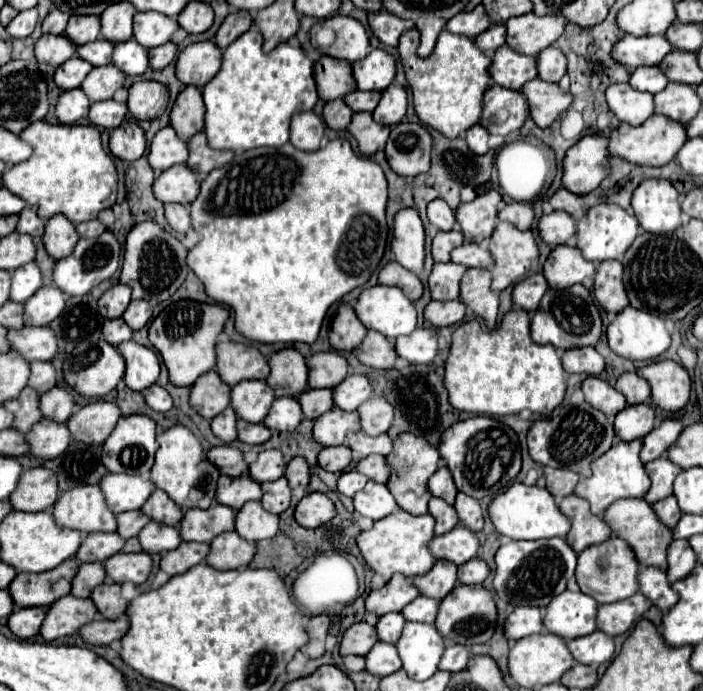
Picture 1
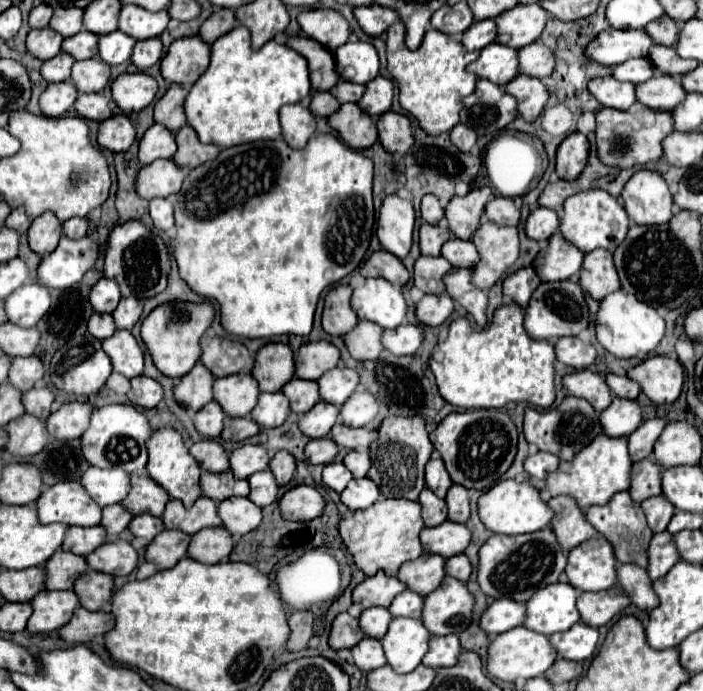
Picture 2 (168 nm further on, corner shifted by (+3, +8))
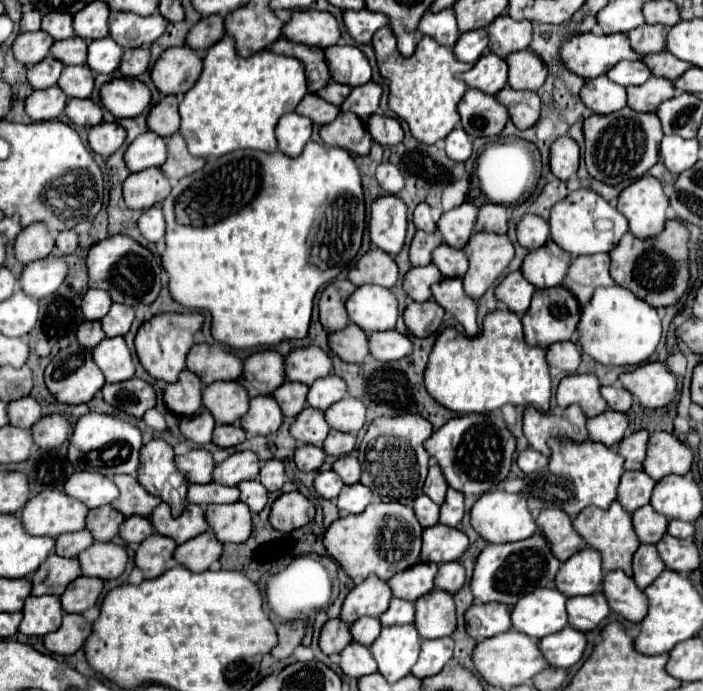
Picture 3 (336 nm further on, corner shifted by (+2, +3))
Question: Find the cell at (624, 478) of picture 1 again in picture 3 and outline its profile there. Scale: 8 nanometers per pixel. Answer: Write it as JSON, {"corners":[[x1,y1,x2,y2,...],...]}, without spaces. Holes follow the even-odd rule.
{"corners":[[566,436,550,438,548,446,552,450,548,470,536,472,524,478,526,486,522,494,528,498,528,508,536,516,542,508,562,508,570,518,578,516,578,512,590,504,598,508,608,508,616,500,616,488,620,484,620,476,624,472,622,456,614,448,606,448,602,444,584,440,576,442]]}

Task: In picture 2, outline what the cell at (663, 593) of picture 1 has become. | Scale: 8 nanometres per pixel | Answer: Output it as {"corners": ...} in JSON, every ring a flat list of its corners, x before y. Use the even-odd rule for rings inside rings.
{"corners":[[635,563,617,565,617,577,623,591,629,593,629,597,633,599,633,605,637,605,643,611,651,611,653,607,657,607,659,597,653,589,653,581,649,579,647,569]]}

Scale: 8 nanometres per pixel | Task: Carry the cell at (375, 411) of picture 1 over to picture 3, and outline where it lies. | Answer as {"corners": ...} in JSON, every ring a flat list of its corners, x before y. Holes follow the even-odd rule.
{"corners":[[346,396,346,398,334,402,330,408,326,408,324,416,326,416,326,422,330,424,330,428,348,432,348,434,358,434,358,430,364,426,366,406,358,398]]}

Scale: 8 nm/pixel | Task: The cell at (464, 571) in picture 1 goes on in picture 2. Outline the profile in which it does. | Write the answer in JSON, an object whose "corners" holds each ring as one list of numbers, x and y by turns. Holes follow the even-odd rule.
{"corners":[[457,555,457,557,451,557,447,559,447,567,445,567,445,573,449,577,455,577,459,581,467,581,469,575,473,571,473,565,471,561,467,559,467,555]]}

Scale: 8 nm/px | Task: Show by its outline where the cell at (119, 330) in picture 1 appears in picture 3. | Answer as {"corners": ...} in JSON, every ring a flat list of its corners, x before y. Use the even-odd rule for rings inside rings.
{"corners":[[82,322,76,330,76,340,80,346,84,348,94,348,96,344,100,344,104,340,104,332,100,322]]}

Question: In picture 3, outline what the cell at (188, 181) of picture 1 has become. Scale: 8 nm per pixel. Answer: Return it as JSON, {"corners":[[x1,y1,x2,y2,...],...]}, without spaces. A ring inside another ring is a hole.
{"corners":[[146,168,138,174,130,174,124,184,126,206,134,210,148,210,162,202,170,194,170,182,162,176,160,168]]}

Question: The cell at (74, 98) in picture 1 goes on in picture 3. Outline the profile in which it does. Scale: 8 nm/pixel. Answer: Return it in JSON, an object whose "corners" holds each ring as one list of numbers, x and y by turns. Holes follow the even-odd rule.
{"corners":[[50,86,46,90,34,90,24,104,26,114,32,120,54,120,62,114,66,106,66,94,58,86]]}

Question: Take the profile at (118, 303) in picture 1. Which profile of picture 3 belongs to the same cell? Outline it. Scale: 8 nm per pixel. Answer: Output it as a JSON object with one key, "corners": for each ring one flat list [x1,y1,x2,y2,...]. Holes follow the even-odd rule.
{"corners":[[88,290,82,298,82,314,86,320,102,320,102,316,106,316,106,312,110,310,110,296,102,290]]}

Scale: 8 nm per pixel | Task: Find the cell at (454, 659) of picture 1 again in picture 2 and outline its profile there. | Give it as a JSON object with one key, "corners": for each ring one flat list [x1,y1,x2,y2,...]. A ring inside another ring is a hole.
{"corners":[[445,635,445,637,431,637,429,653,425,655,423,663,429,667,453,667,461,653,459,637]]}

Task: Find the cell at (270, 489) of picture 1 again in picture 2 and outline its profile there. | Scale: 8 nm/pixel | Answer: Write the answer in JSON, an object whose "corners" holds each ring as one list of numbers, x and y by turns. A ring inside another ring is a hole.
{"corners":[[261,471,261,473,253,473,249,479,251,485,251,495,249,499,259,505,259,507,267,507,273,501,277,501,277,493,279,493,279,485,275,481,275,475,271,471]]}

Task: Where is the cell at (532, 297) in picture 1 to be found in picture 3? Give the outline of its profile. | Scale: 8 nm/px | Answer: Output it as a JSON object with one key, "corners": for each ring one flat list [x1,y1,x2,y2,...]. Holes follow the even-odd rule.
{"corners":[[510,272,494,290,496,300,504,302,512,312,522,316,530,306,534,286,522,276,522,272]]}

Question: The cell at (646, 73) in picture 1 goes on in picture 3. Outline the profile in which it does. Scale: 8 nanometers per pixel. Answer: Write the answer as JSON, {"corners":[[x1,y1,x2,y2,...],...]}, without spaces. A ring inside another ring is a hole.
{"corners":[[624,60,618,62,614,68,610,68,606,76,620,86,632,86,632,84,644,84,652,74,642,60]]}

